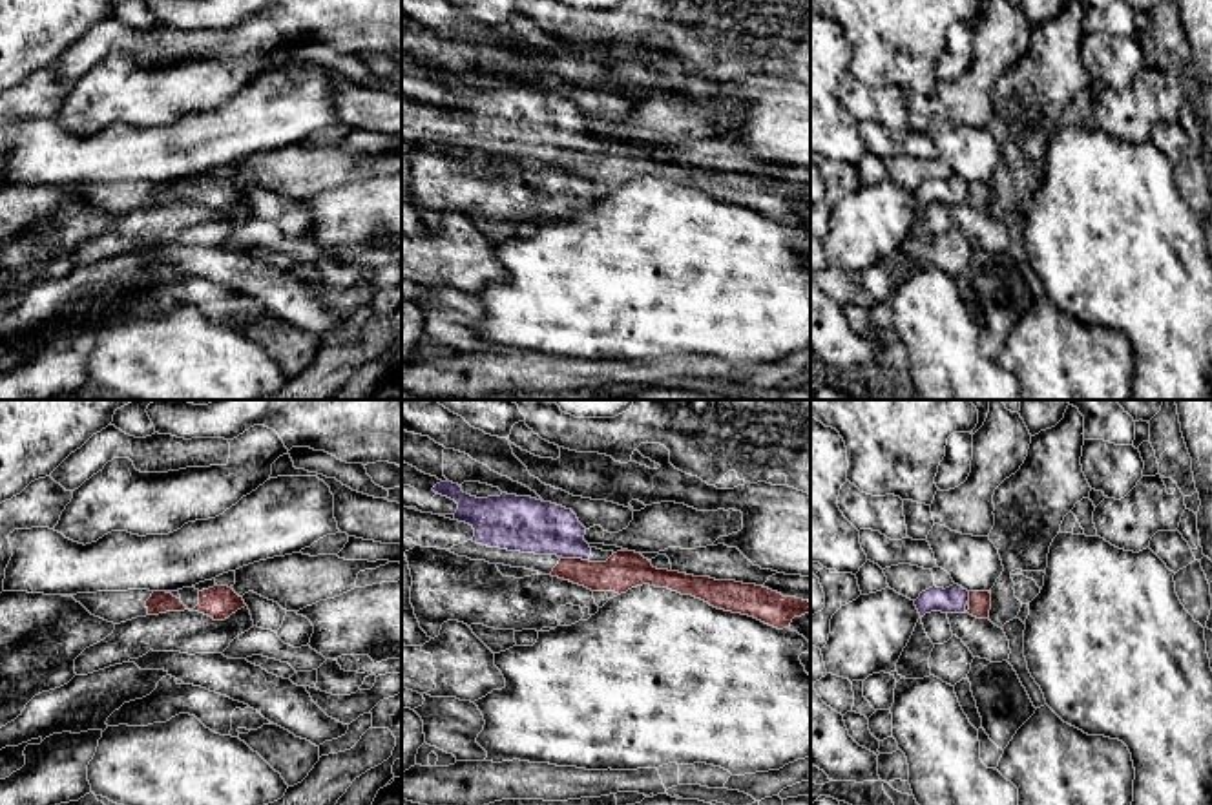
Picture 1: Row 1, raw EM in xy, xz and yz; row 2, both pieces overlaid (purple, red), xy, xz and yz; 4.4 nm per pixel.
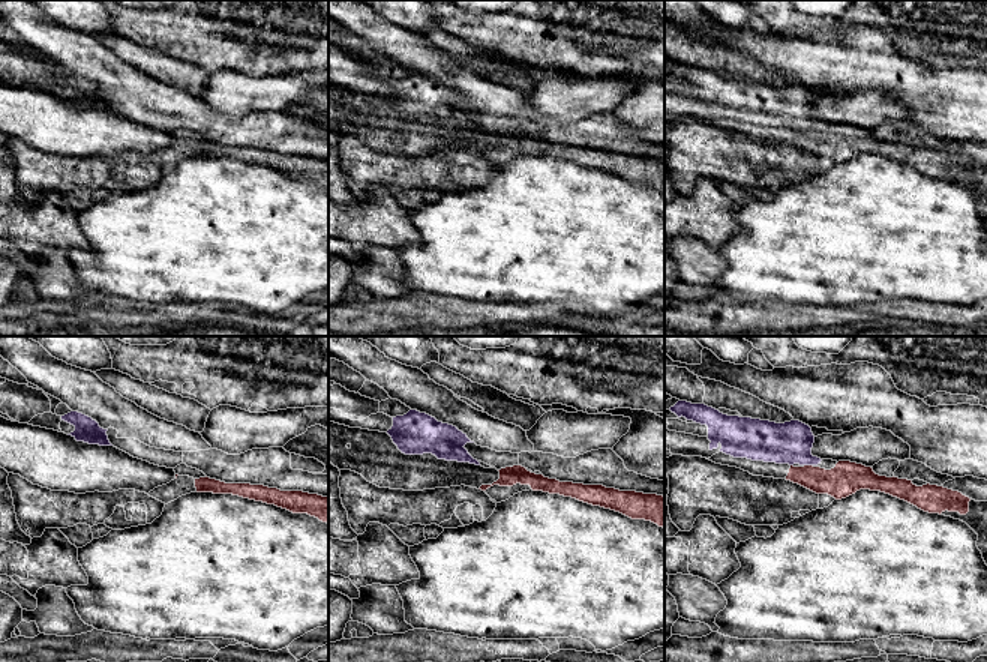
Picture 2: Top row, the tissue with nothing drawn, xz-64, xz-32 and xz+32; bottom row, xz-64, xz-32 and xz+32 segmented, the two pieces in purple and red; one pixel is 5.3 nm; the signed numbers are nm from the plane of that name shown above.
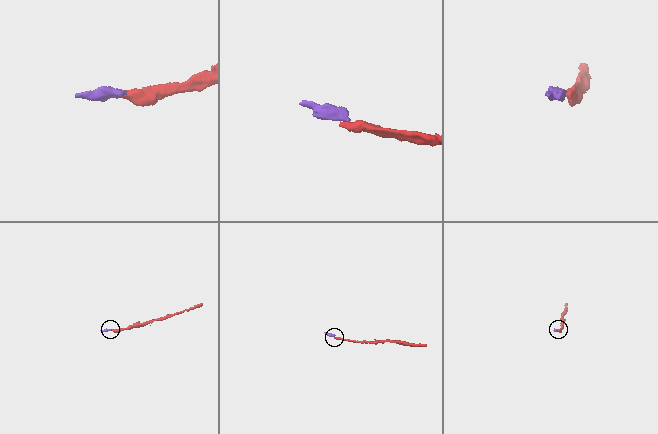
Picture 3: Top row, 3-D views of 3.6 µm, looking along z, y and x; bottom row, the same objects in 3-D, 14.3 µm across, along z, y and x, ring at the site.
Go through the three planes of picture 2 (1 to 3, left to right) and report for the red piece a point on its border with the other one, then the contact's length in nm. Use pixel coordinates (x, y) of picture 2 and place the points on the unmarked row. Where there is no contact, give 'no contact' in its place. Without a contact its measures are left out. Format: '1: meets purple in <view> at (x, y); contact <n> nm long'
1: no contact
2: no contact
3: meets purple in xz+32 at (809, 128); contact 50 nm long

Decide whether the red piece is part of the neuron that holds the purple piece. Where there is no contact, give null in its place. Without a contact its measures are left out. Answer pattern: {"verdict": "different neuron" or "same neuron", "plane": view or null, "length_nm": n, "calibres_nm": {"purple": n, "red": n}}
{"verdict": "same neuron", "plane": "xz", "length_nm": 120, "calibres_nm": {"purple": 240, "red": 170}}

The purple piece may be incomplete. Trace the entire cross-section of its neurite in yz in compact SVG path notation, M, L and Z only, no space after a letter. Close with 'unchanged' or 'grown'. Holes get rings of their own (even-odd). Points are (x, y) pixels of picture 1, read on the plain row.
M953 175L949 179L929 179L920 184L920 188L914 192L914 197L924 208L931 203L942 203L942 204L969 204L977 210L989 210L991 201L991 184L989 183L967 183L958 175Z; grown

